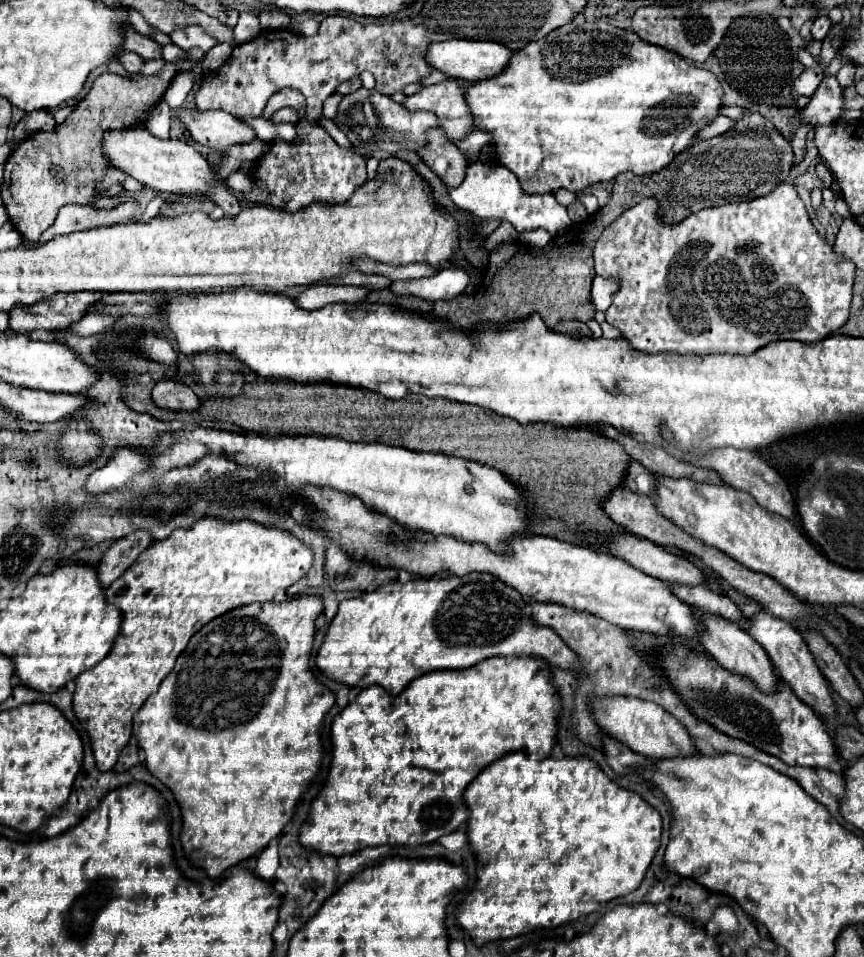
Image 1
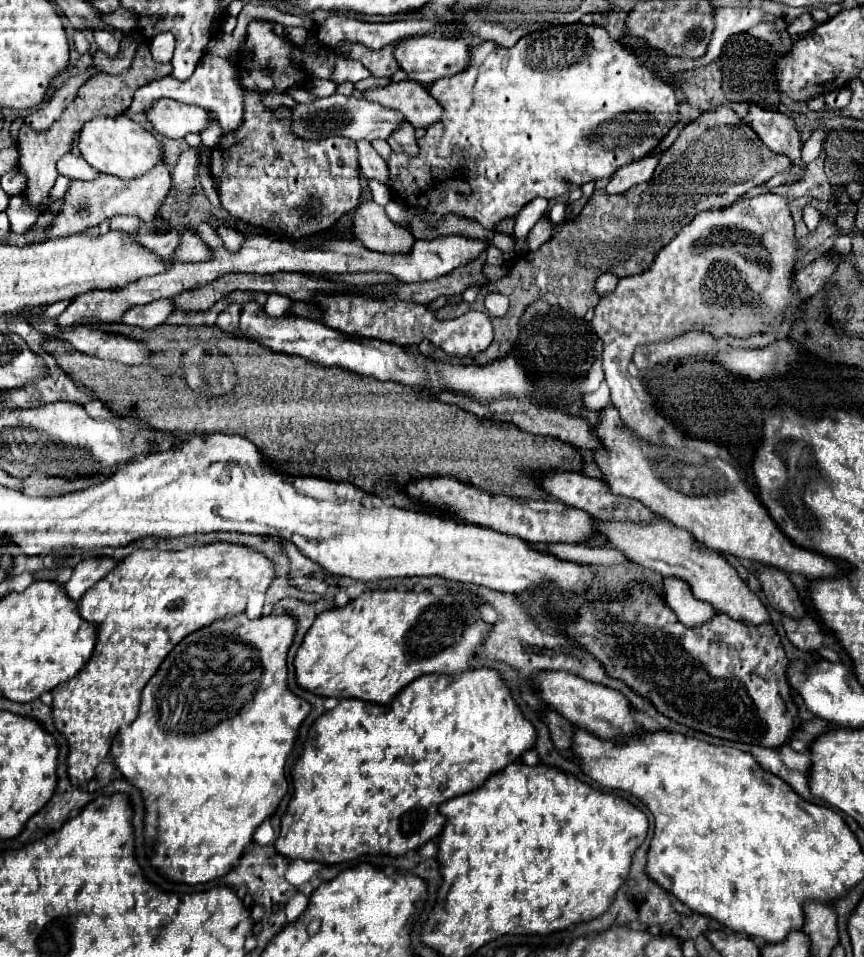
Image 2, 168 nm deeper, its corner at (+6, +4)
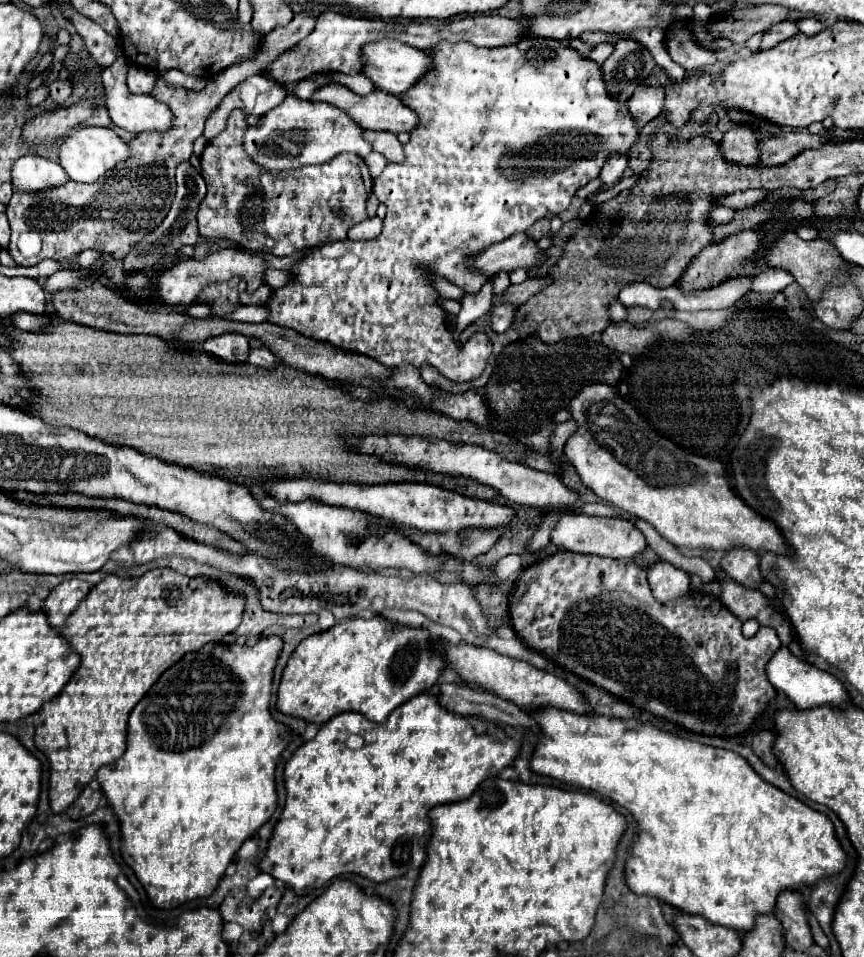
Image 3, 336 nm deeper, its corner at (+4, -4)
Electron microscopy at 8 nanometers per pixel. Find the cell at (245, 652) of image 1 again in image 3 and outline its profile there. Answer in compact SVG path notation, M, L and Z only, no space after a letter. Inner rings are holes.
M268 635L258 639L254 645L240 645L240 643L208 643L198 651L186 653L178 663L174 663L166 673L160 675L160 679L150 687L150 691L142 697L142 701L132 709L128 719L128 743L126 753L116 759L112 765L104 765L98 771L98 783L104 795L108 797L110 805L114 807L114 813L120 819L122 825L122 857L124 861L134 869L138 881L142 883L150 901L160 909L170 909L178 903L196 899L196 897L210 897L222 875L226 873L226 867L232 863L236 851L240 845L250 839L276 811L278 807L278 791L276 791L276 763L286 749L286 745L292 741L294 733L278 723L270 713L270 699L272 699L272 681L274 681L274 669L280 657L280 651L284 647L282 637Z

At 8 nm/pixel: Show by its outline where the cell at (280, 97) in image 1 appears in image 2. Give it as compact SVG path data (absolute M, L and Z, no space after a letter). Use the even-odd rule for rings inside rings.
M250 91L242 99L242 125L236 131L222 133L210 151L210 173L216 179L218 197L234 219L298 240L332 229L342 215L358 207L362 185L360 173L356 175L360 165L354 141L340 137L314 143L298 141L290 133L290 111L286 107L278 113L268 111L260 103L258 93ZM310 197L320 201L320 208L315 212L306 210Z

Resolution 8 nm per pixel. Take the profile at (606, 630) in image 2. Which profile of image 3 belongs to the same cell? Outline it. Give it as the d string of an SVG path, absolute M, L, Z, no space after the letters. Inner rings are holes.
M558 551L556 555L550 555L544 561L528 567L524 571L524 575L520 577L518 589L510 601L510 625L514 627L518 637L524 639L524 643L528 643L528 647L548 655L556 665L560 665L572 673L578 673L578 677L584 677L586 681L594 683L596 687L602 687L604 691L620 697L626 703L636 705L638 709L650 711L652 715L658 715L666 721L672 721L672 723L676 723L692 733L698 733L698 735L708 735L708 737L746 735L752 729L752 725L760 719L760 715L764 713L766 707L770 705L770 701L776 697L776 689L766 677L766 665L782 645L778 639L778 633L772 627L760 627L754 637L744 637L742 629L740 629L740 619L736 615L732 615L730 609L722 601L712 599L710 595L694 595L692 593L690 597L684 597L680 601L672 601L672 603L664 605L664 603L654 599L646 577L648 577L646 569L642 569L634 561L618 561L618 559L606 559L606 557L596 557L596 555Z

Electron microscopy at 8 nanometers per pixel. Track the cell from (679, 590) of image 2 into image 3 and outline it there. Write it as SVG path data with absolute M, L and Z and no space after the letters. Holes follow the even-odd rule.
M658 561L650 567L648 583L654 597L662 603L686 597L690 591L690 577L668 561Z

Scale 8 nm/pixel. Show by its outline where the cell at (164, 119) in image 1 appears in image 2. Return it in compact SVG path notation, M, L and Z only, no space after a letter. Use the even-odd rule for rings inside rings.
M206 55L196 71L192 73L192 77L188 81L178 81L174 77L164 77L164 79L154 79L146 85L142 85L136 95L134 95L134 101L132 101L132 107L126 111L130 117L136 117L136 115L142 115L144 113L144 105L150 105L150 101L156 101L156 99L162 99L162 97L168 97L168 99L174 99L174 101L180 101L180 103L188 103L188 105L198 105L206 111L214 111L218 115L218 121L222 125L224 131L230 131L230 129L238 129L238 125L242 125L242 93L244 89L236 83L236 69L230 65L228 59L224 57L218 57L218 55Z

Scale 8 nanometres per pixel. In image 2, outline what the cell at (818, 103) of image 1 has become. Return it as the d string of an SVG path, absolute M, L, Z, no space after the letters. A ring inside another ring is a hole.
M750 105L748 115L742 119L760 141L774 153L788 155L792 165L802 165L800 159L800 131L794 127L794 119L778 111L766 111Z

